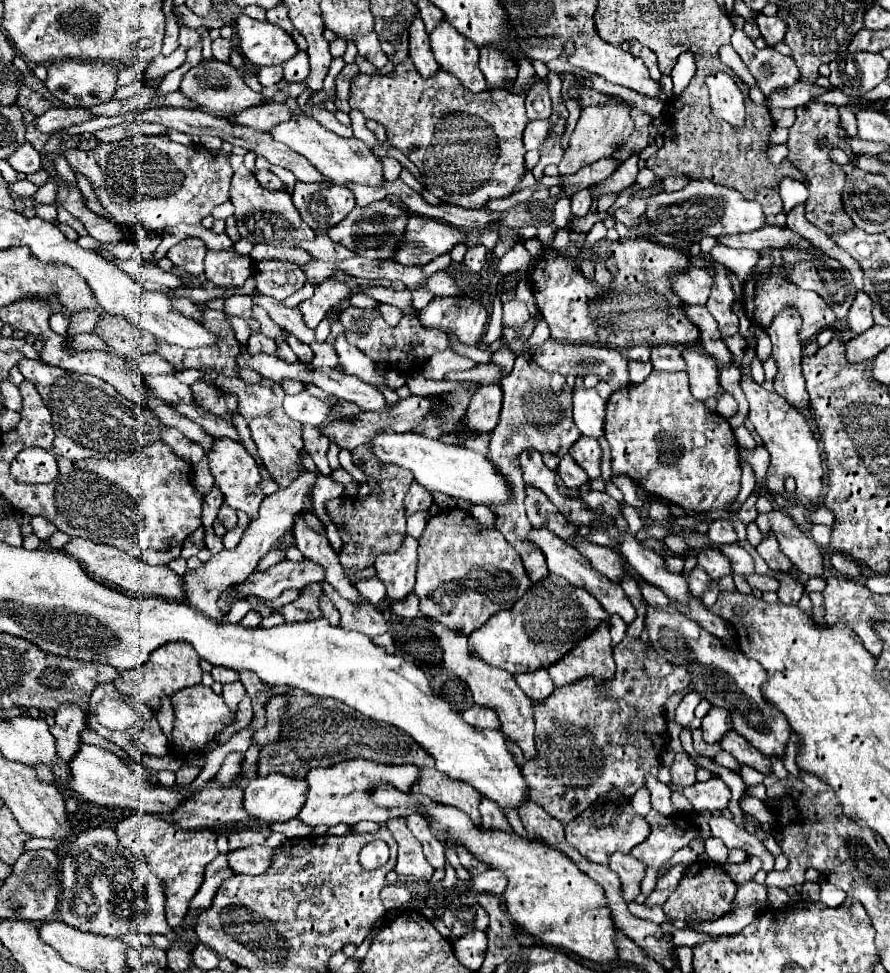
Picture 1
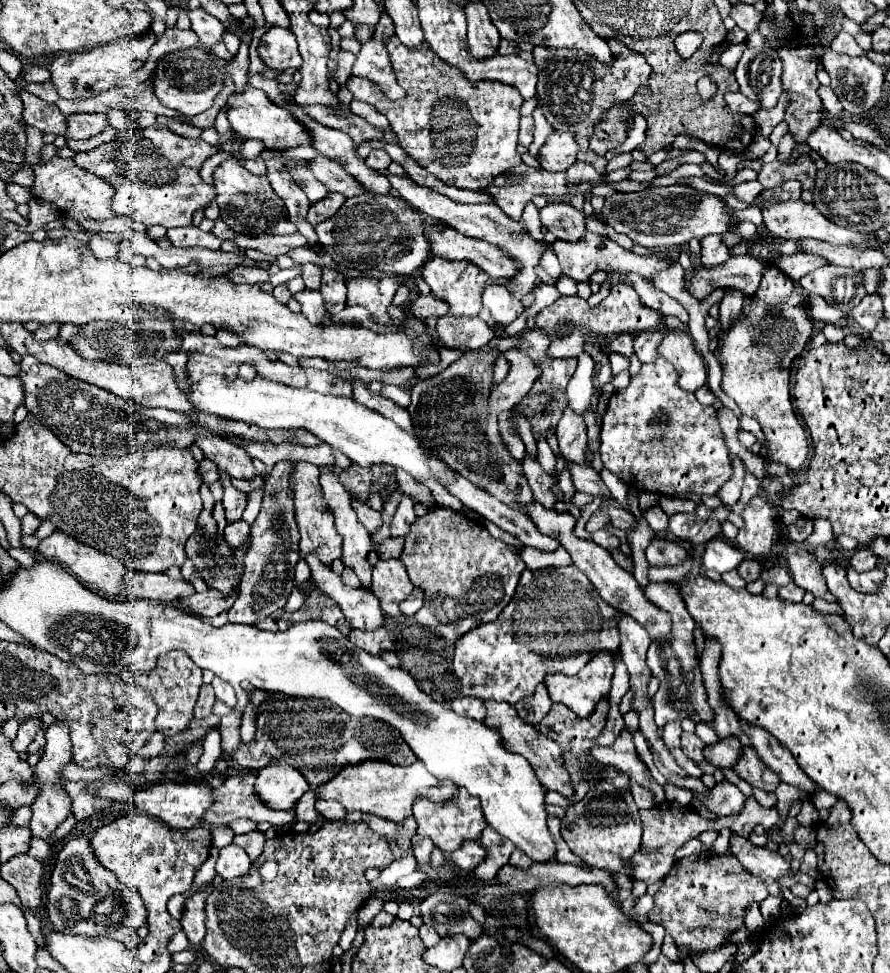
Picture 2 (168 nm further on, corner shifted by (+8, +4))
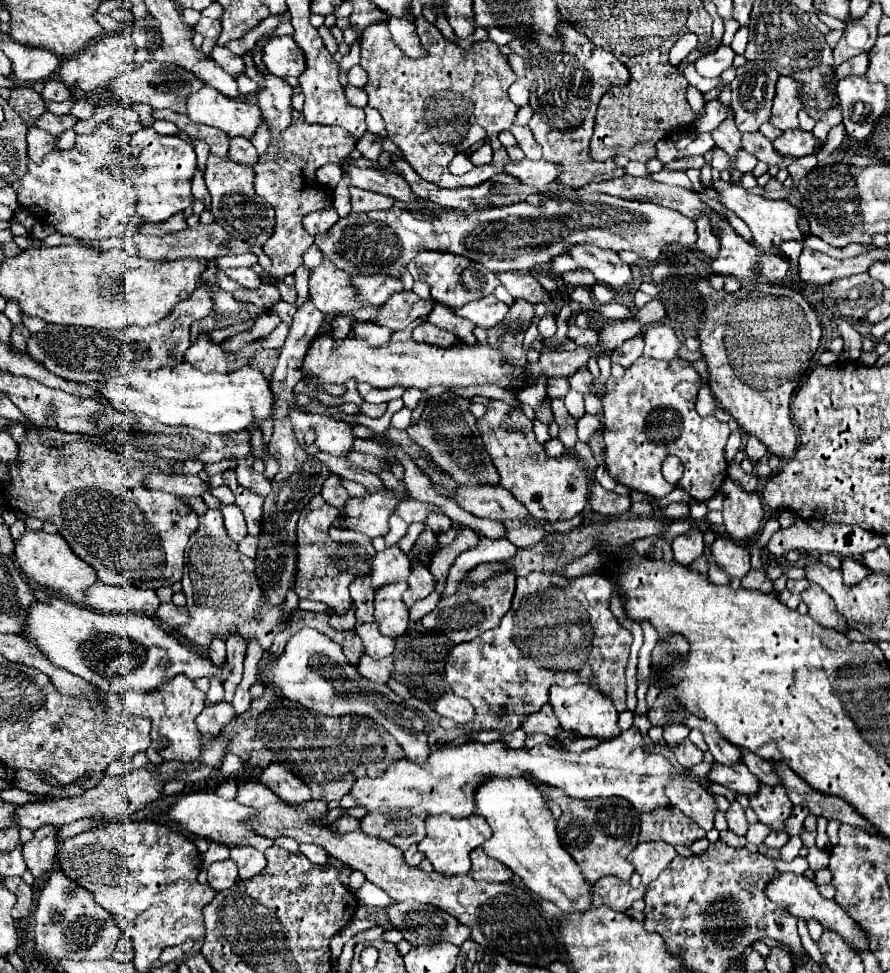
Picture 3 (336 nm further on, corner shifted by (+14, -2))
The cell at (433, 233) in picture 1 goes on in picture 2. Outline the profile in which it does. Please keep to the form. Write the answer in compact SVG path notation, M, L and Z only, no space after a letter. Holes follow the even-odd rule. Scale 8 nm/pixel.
M429 224L427 238L431 238L431 254L447 260L471 260L475 266L485 270L489 276L513 276L517 266L515 262L503 254L497 246L469 238L451 230L451 226Z

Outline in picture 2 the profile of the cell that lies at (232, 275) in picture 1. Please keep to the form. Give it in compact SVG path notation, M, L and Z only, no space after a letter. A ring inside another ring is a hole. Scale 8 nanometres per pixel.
M235 266L233 270L229 270L223 276L231 278L233 282L243 282L243 284L263 284L269 278L267 270L263 270L263 268L247 268L247 266Z

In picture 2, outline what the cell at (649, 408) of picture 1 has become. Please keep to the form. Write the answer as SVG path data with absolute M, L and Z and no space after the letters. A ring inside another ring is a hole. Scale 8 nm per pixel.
M665 358L655 364L643 364L641 372L631 378L629 386L613 392L601 422L601 460L603 466L619 476L627 486L635 490L677 496L717 496L725 482L731 480L731 456L723 440L723 432L717 422L717 410L697 402L695 394L677 386L677 370Z

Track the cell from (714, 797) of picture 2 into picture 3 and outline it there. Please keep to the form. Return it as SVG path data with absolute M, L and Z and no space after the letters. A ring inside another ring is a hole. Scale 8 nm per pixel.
M733 802L731 808L725 814L727 822L729 822L729 830L735 832L737 836L745 836L747 834L747 820L745 820L745 810L739 802Z

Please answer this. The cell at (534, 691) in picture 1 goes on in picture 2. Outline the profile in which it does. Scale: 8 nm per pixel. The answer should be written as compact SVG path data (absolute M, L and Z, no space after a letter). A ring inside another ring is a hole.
M539 684L535 688L533 696L527 696L521 702L515 704L515 710L527 724L537 726L541 722L541 718L551 710L551 704L553 702L551 702L551 698L547 694L547 688L543 684Z

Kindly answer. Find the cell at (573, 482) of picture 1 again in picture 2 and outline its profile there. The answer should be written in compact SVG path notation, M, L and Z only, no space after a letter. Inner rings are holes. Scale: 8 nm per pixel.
M567 464L567 470L571 474L571 480L573 480L573 486L577 492L585 492L585 494L591 494L591 496L605 496L609 498L609 490L607 486L603 484L601 476L587 464Z

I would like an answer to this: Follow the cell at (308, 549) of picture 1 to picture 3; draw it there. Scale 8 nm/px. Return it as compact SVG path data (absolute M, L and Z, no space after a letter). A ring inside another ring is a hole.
M375 622L371 624L361 624L361 626L355 626L355 632L357 636L363 640L363 646L365 646L365 652L373 658L385 658L389 654L393 654L395 650L395 640L389 638L389 636L383 636L377 628Z

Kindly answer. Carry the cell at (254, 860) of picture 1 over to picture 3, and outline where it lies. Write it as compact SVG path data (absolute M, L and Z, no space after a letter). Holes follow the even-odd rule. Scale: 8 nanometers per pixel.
M223 860L223 862L215 862L209 866L209 884L221 892L231 888L237 882L237 866L233 860Z

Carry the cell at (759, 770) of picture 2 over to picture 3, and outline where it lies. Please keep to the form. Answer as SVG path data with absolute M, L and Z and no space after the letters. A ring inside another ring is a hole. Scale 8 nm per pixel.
M761 784L761 792L757 796L749 796L749 802L759 822L769 826L773 832L785 832L785 820L793 812L793 802L783 786L769 788Z

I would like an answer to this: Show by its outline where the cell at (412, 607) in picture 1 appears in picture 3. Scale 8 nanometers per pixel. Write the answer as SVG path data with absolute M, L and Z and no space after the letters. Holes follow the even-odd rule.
M417 566L411 576L407 578L407 590L403 594L403 602L407 606L413 606L417 600L427 598L435 590L435 576L425 566Z

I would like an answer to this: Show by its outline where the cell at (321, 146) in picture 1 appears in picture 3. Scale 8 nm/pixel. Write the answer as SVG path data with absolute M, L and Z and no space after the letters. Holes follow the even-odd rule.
M207 84L201 90L193 92L193 96L189 96L187 116L193 122L223 130L229 138L253 138L261 122L261 112L257 106L231 100L219 94L215 88L209 88Z

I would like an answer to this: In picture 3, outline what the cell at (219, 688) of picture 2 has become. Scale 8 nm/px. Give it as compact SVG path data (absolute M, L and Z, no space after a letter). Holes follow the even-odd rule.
M219 702L219 704L205 706L205 710L197 716L195 722L197 722L199 734L203 734L203 738L215 738L235 716L237 714L231 704Z

